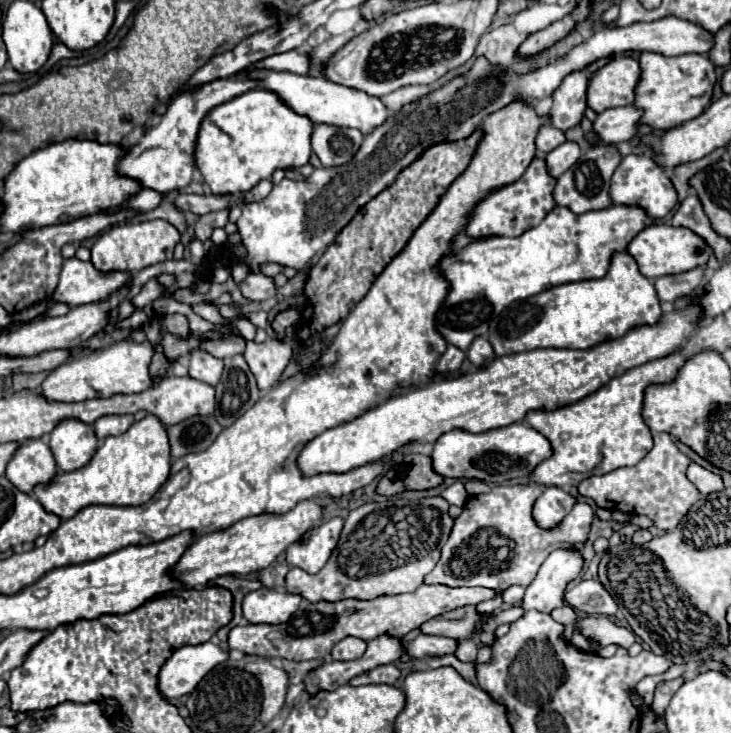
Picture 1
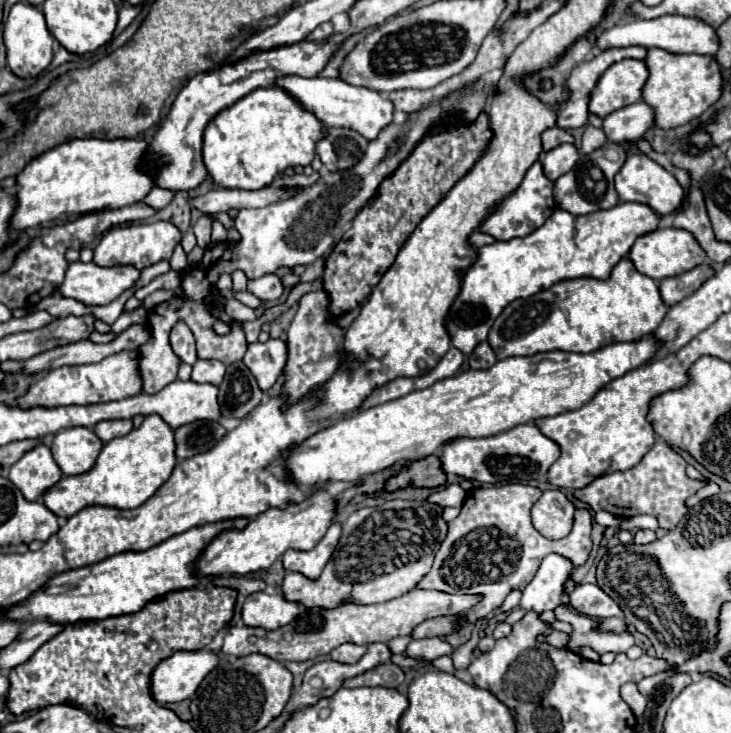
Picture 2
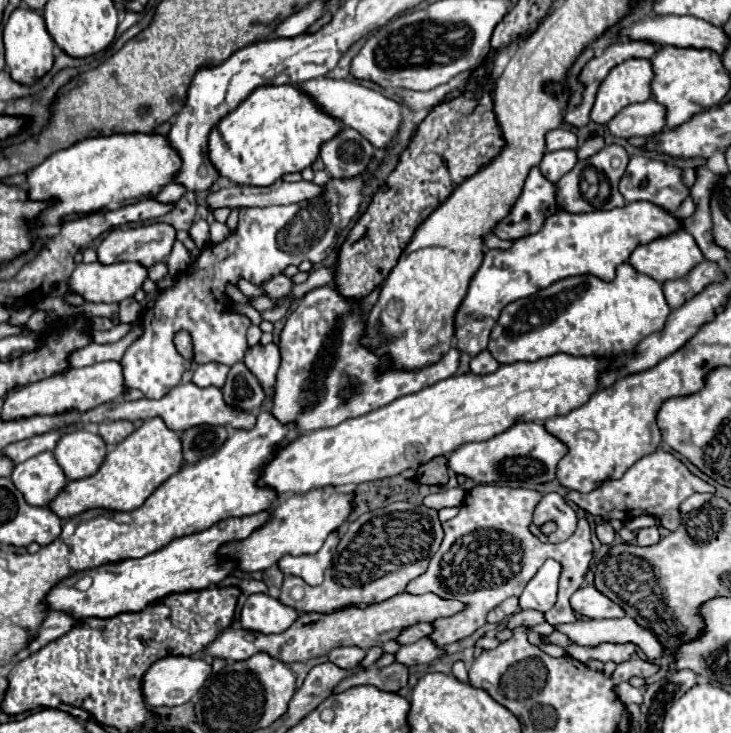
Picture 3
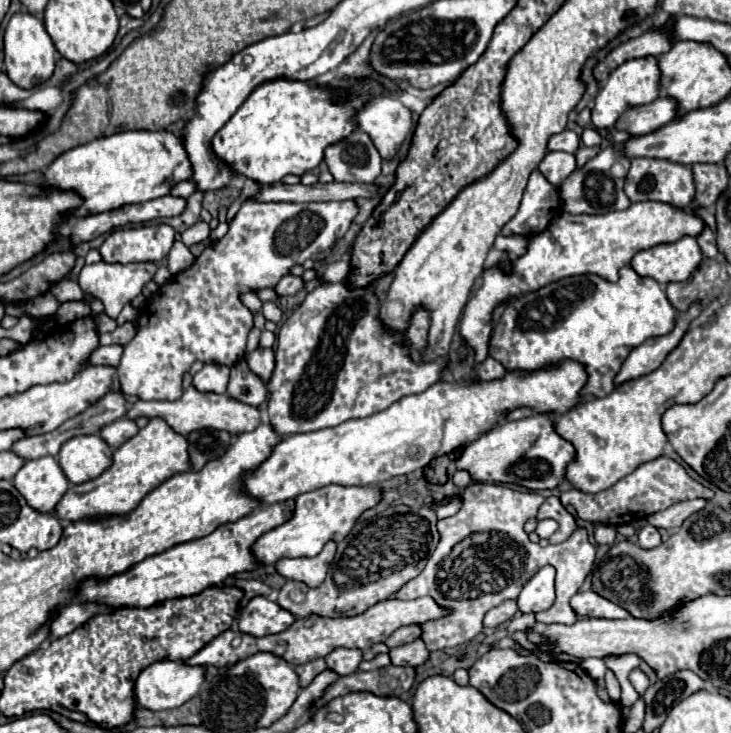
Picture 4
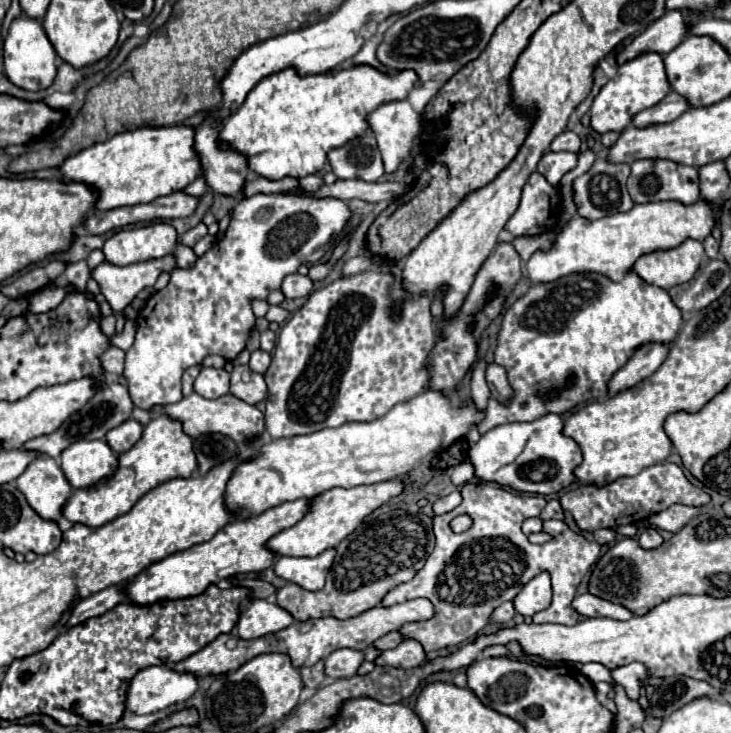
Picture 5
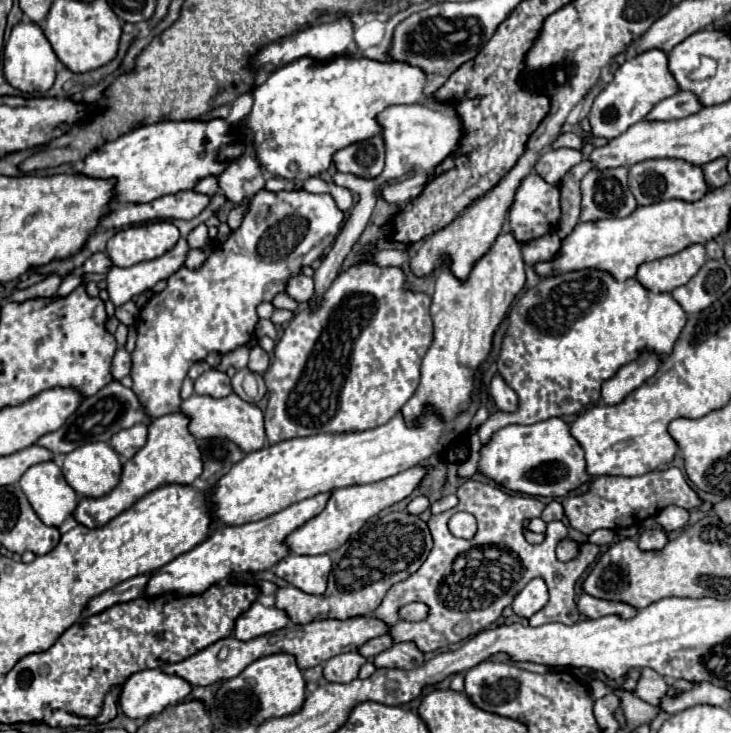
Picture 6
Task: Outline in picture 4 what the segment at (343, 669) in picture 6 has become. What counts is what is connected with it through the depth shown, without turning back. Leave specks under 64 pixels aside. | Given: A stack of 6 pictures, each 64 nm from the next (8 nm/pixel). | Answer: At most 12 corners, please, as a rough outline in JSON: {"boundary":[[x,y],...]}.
{"boundary":[[336,648],[326,656],[328,668],[352,674],[362,662],[362,650]]}

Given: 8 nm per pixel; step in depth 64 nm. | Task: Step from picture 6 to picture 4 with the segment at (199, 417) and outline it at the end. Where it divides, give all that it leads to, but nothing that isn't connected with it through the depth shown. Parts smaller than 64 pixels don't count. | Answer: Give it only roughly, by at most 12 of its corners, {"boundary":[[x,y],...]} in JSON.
{"boundary":[[184,388],[178,400],[138,400],[126,418],[162,418],[178,434],[250,432],[260,412],[226,394]]}

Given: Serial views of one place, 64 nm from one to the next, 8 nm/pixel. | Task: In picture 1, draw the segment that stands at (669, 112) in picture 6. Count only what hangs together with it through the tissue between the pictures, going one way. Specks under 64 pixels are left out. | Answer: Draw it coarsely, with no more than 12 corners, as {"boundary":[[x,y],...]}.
{"boundary":[[634,106],[596,114],[592,132],[606,144],[638,134]]}

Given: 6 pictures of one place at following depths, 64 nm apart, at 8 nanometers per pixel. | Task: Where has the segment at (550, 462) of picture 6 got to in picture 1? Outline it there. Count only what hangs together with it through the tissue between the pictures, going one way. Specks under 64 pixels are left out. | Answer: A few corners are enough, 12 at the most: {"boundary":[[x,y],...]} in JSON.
{"boundary":[[526,422],[450,430],[434,442],[444,478],[524,482],[552,454]]}

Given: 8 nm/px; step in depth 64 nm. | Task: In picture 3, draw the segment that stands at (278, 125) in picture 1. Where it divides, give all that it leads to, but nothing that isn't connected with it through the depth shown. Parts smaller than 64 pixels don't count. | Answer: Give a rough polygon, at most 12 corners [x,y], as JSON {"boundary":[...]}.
{"boundary":[[260,86],[210,130],[234,184],[312,166],[340,122]]}

